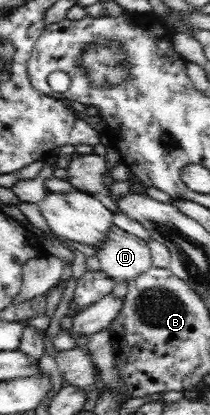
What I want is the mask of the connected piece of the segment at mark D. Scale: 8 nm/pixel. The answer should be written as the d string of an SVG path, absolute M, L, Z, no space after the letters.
M114 227L105 240L93 246L99 268L113 280L130 281L151 268L149 245L143 239Z

